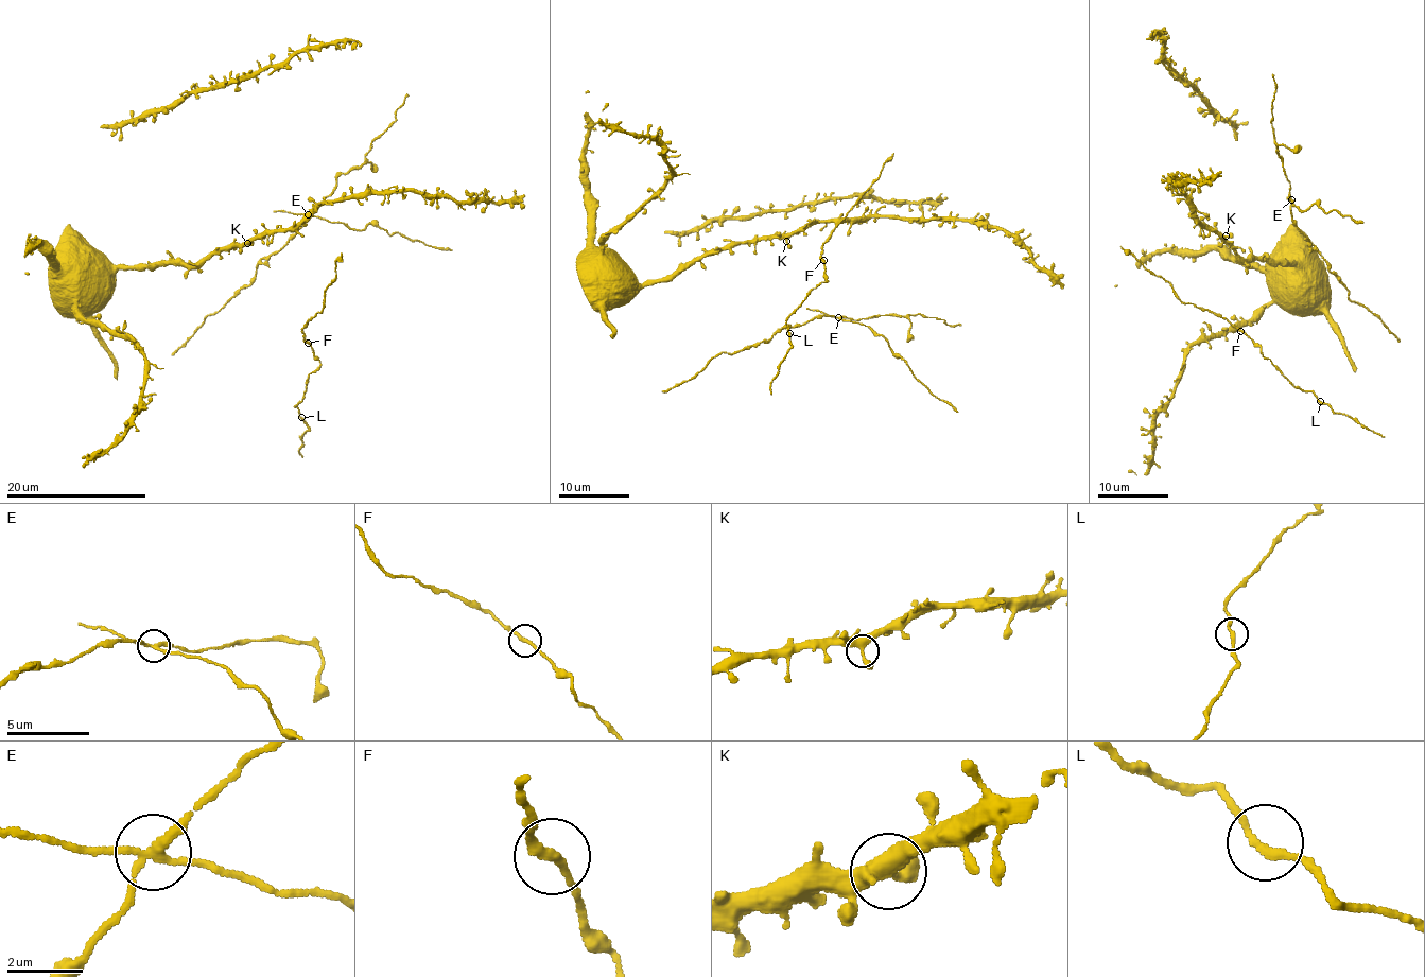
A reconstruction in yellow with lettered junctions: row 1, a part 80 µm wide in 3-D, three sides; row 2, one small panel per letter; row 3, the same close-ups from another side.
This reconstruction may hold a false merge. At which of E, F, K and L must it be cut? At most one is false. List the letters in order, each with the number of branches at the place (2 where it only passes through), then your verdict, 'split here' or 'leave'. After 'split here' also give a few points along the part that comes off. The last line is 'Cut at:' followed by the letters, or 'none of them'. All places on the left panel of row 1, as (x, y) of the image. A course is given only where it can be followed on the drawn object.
E: 4 | split here | (309, 214), (341, 221), (349, 228), (359, 230), (376, 224), (388, 233), (399, 232), (432, 247), (451, 249)
F: 2 | leave
K: 4 | leave
L: 2 | leave
Cut at: E

